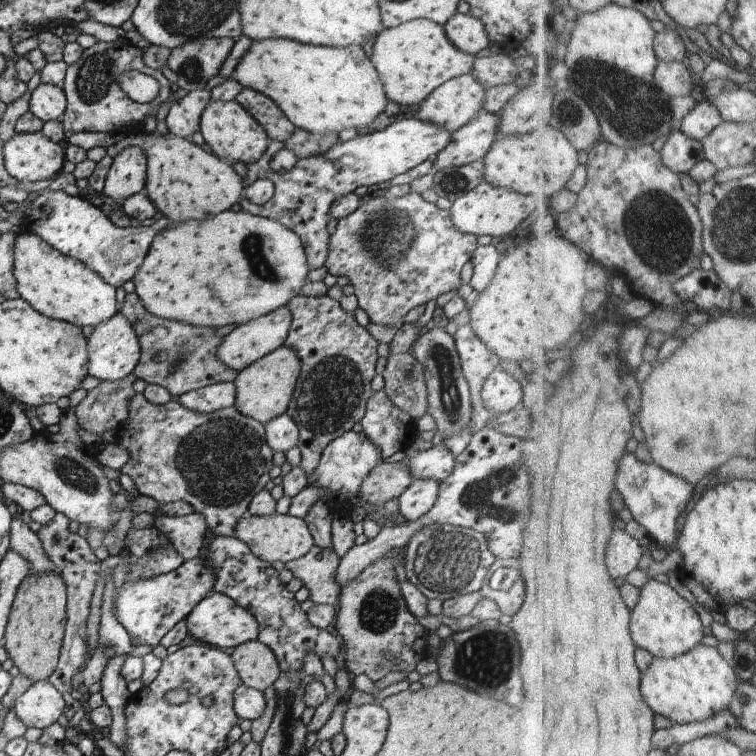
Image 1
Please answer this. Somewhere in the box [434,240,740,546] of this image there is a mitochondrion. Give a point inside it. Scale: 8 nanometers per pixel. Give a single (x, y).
(497, 497)

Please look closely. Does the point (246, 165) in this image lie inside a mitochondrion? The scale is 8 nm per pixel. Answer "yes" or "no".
no

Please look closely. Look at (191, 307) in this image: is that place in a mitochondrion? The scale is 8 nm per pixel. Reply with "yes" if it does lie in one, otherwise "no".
no

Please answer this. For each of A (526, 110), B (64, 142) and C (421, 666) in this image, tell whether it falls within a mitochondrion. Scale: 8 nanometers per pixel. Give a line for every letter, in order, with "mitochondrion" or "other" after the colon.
A: other
B: other
C: other

